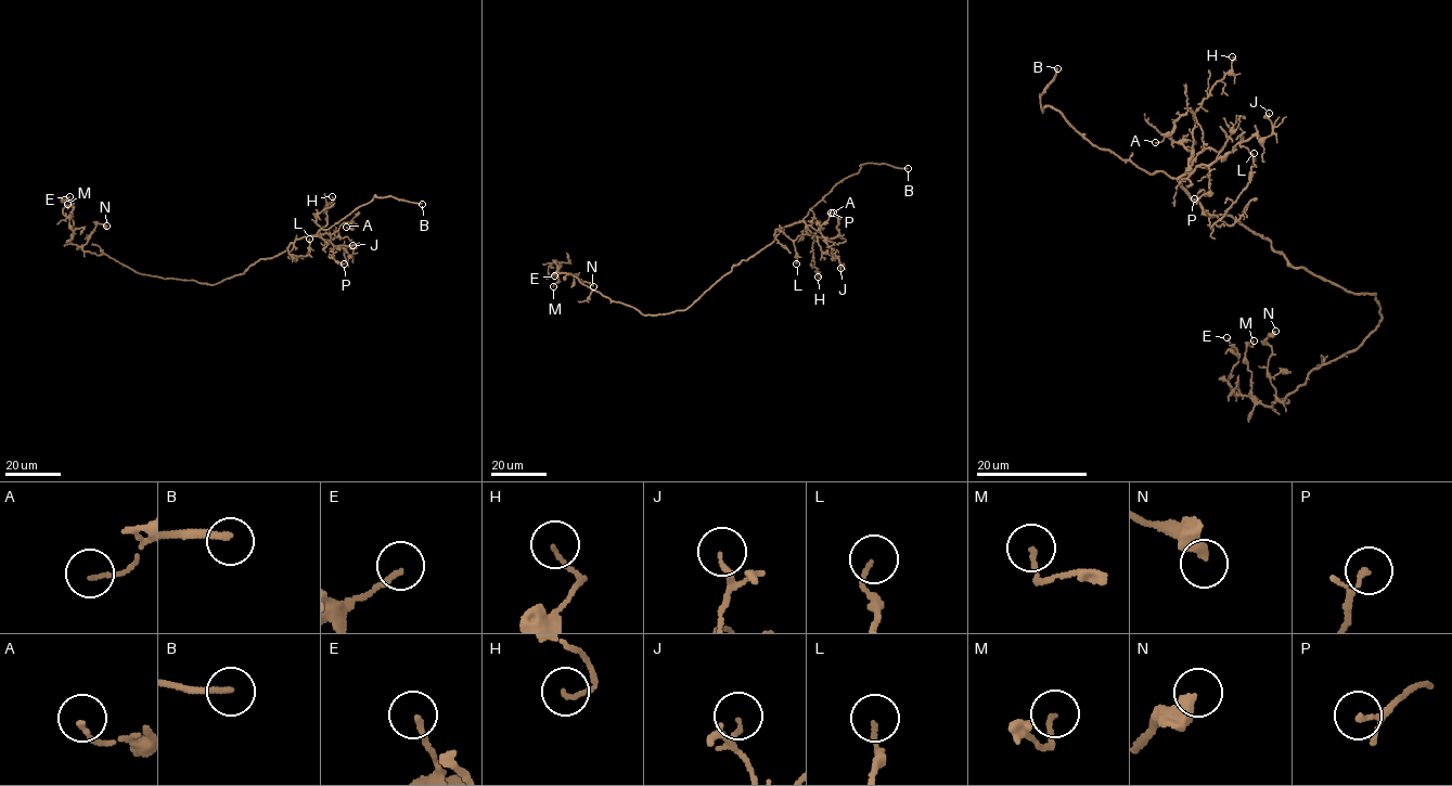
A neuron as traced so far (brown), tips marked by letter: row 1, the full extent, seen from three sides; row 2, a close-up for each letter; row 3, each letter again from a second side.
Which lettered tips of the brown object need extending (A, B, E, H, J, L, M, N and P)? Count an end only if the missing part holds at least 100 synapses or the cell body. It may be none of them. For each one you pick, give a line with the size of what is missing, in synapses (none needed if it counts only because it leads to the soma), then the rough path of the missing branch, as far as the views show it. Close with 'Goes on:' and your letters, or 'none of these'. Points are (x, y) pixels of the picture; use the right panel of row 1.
B: Course of what is missing: (1057, 68), (1070, 56), (1099, 50), (1114, 33)
Goes on: B

